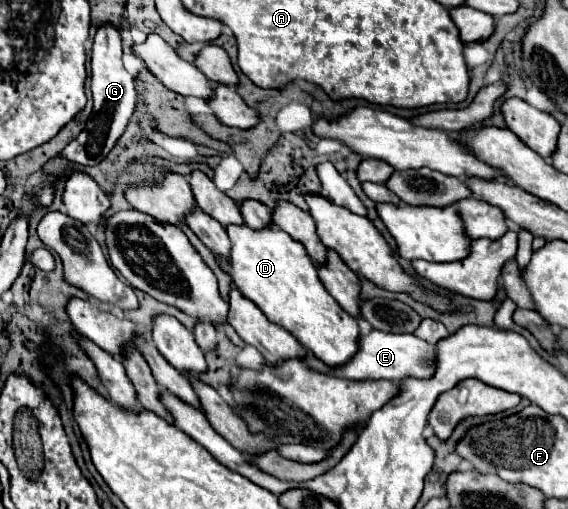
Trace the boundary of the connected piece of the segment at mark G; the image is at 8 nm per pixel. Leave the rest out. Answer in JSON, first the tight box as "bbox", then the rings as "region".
{"bbox":[61,24,135,166],"region":[[[103,24],[95,34],[91,52],[91,92],[93,92],[93,114],[87,120],[85,130],[67,144],[61,152],[67,160],[81,166],[99,164],[123,134],[133,110],[135,110],[135,80],[121,62],[121,36],[113,24]]]}

